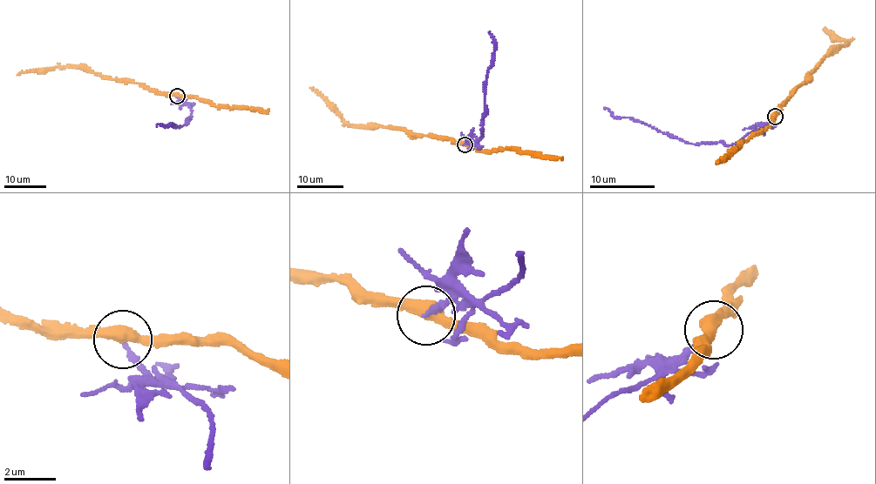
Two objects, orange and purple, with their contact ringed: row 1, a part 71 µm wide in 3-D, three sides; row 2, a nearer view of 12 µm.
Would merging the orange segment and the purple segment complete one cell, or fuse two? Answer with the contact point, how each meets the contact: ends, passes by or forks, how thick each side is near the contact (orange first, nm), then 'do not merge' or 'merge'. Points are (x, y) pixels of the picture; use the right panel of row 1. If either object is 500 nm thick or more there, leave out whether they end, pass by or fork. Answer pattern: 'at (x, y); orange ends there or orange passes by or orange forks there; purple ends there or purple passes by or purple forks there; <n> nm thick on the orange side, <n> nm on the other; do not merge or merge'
at (775, 117); orange passes by; purple ends there; 440 nm thick on the orange side, 190 nm on the other; do not merge

